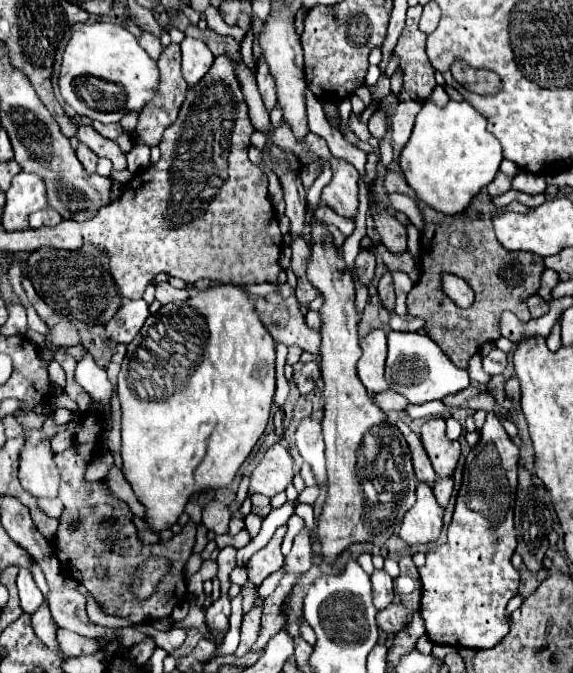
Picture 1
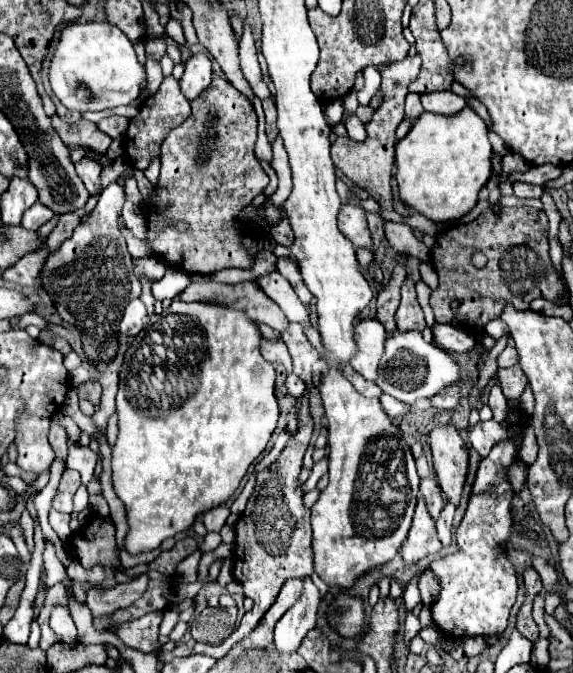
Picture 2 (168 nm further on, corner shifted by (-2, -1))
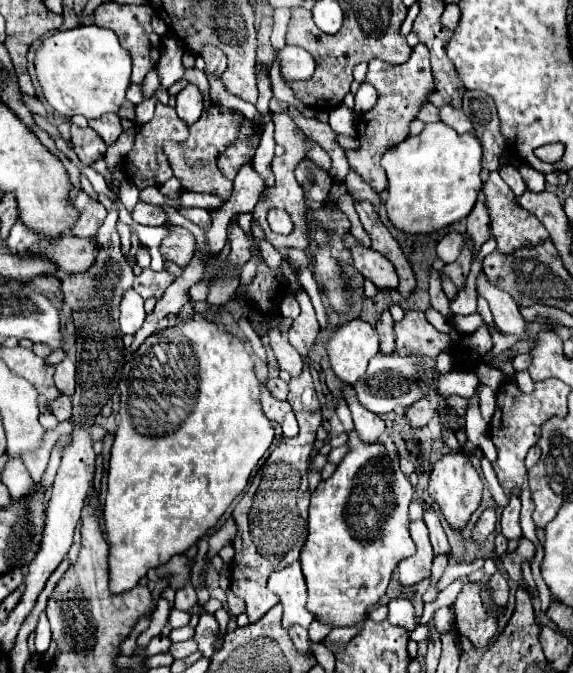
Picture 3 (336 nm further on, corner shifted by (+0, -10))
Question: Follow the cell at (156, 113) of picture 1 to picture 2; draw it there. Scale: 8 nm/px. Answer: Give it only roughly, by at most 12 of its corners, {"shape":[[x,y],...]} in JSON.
{"shape":[[164,77],[130,121],[124,151],[144,171],[190,117],[180,81]]}

